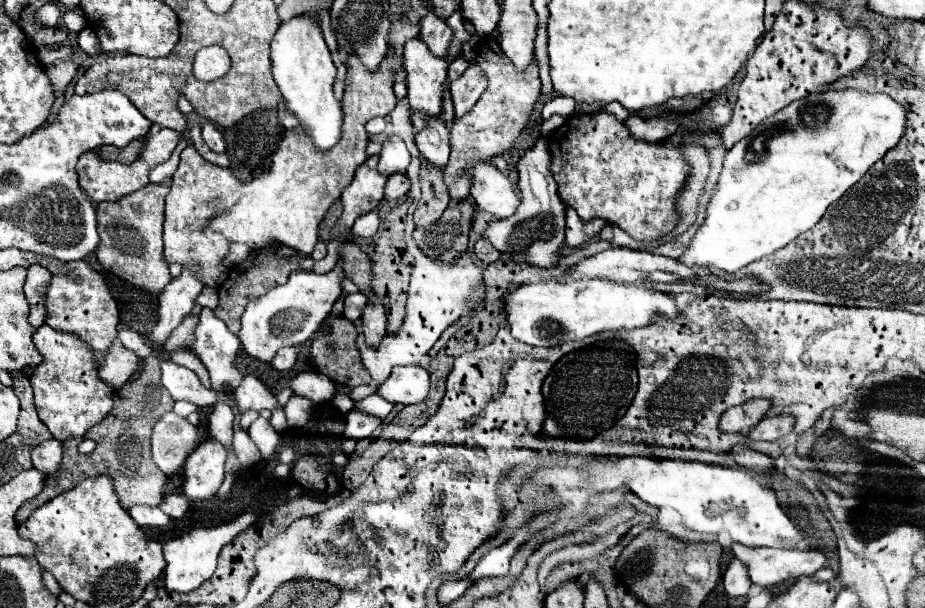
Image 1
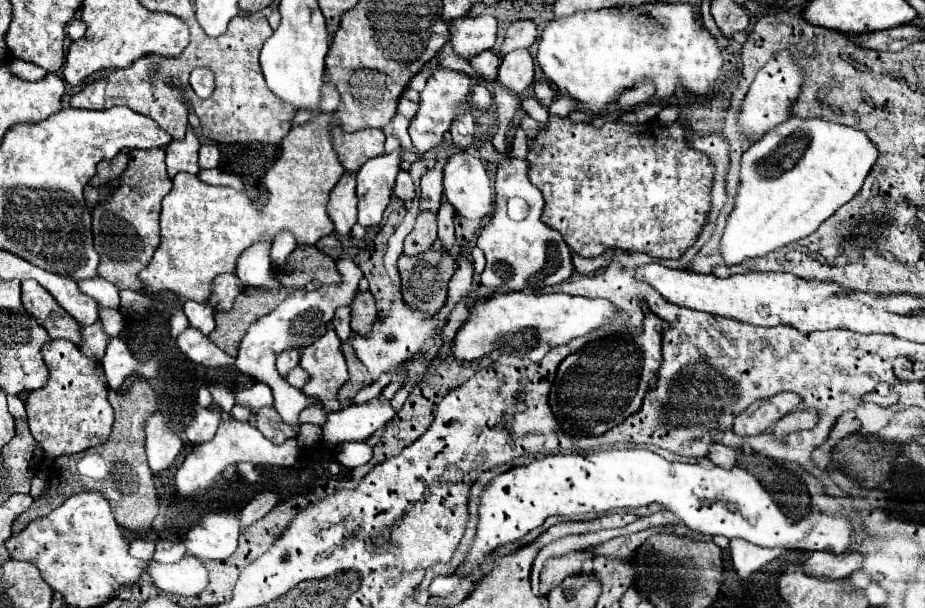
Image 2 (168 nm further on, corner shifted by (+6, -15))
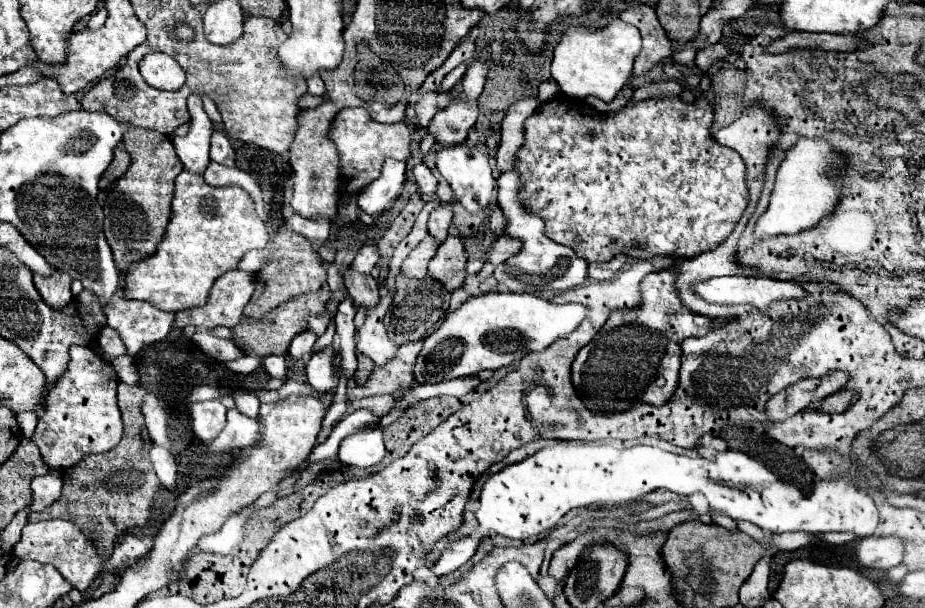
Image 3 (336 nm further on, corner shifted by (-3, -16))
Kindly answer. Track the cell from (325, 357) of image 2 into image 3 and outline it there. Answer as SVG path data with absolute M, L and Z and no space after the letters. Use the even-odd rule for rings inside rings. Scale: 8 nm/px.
M333 346L315 352L305 366L307 380L317 392L335 392L341 380L341 362L339 352Z

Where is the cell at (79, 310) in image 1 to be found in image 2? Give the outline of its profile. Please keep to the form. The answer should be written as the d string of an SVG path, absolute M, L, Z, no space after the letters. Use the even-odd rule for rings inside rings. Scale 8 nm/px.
M96 321L92 327L82 327L80 349L84 355L100 361L104 357L106 345L108 345L108 335L104 335L100 321Z

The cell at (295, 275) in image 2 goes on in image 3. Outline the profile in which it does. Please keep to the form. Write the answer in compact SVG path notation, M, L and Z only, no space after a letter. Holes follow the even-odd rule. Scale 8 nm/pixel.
M281 230L275 236L273 254L271 254L269 264L257 274L257 288L255 288L249 304L245 306L243 314L249 318L261 318L271 308L277 308L279 304L283 304L299 294L319 290L325 282L327 282L327 270L325 270L325 264L321 264L313 244L307 238L303 238L291 230Z

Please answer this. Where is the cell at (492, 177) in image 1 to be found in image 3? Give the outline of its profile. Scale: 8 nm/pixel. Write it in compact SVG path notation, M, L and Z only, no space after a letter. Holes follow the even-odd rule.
M469 146L441 148L441 150L437 150L437 170L449 182L453 196L463 204L463 208L467 212L477 214L477 212L483 212L491 206L495 178L493 178L493 170L491 170L487 154L479 152L477 148L469 148Z

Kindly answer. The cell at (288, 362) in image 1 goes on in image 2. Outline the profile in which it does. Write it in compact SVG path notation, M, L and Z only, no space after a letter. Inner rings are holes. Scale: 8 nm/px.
M286 349L278 355L278 371L280 375L286 375L290 369L294 369L300 361L300 351L298 349Z

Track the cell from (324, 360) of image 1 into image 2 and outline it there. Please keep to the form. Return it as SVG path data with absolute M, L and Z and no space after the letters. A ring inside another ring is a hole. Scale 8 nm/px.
M344 343L342 345L342 353L346 357L346 363L348 363L348 373L350 373L350 379L340 387L338 391L338 397L340 399L354 399L356 393L370 385L372 383L372 377L368 375L368 369L360 363L360 359L356 359L356 353L352 351L352 345L350 343Z

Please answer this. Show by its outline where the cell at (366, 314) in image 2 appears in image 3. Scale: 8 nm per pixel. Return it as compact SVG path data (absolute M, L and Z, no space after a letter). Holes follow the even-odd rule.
M347 268L345 272L345 288L349 292L349 296L353 298L357 308L373 308L373 304L377 304L379 300L379 286L373 280L373 276L365 276L359 274L351 268Z

